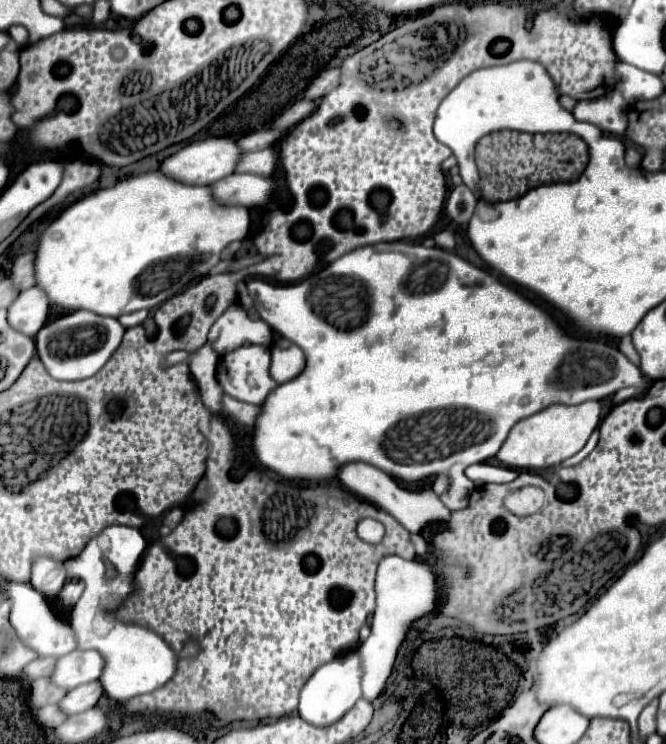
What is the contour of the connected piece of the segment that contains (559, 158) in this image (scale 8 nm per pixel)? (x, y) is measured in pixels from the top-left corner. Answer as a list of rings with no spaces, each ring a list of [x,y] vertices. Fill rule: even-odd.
[[[516,130],[486,134],[476,144],[476,166],[480,172],[480,194],[486,202],[514,200],[538,184],[574,182],[584,172],[588,148],[574,134],[526,134]]]

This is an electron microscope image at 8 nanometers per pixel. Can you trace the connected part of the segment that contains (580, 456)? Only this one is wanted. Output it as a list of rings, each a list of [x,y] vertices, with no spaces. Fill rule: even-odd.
[[[594,430],[594,434],[590,436],[590,440],[588,440],[588,444],[576,454],[576,456],[572,456],[572,458],[568,458],[568,460],[564,460],[562,462],[562,466],[576,466],[576,464],[580,464],[592,450],[594,450],[594,446],[596,446],[596,442],[598,442],[598,430]]]

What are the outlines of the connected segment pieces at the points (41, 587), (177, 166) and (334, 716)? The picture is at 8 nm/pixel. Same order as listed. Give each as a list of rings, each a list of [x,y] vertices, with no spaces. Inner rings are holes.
[[[36,558],[32,566],[32,586],[40,592],[46,594],[48,598],[56,596],[60,588],[66,582],[66,572],[60,562],[54,562],[50,558]]]
[[[206,138],[206,140],[196,140],[174,152],[172,156],[164,158],[160,162],[160,172],[166,174],[168,178],[174,178],[176,182],[182,184],[198,184],[198,186],[208,186],[228,174],[234,172],[234,166],[240,158],[240,150],[232,138]]]
[[[348,652],[340,658],[334,658],[334,662],[320,666],[320,670],[316,670],[310,680],[304,684],[302,692],[300,692],[300,716],[310,722],[312,726],[330,726],[332,722],[336,722],[338,718],[342,718],[354,704],[356,700],[362,696],[360,690],[360,660],[356,656],[356,652]]]

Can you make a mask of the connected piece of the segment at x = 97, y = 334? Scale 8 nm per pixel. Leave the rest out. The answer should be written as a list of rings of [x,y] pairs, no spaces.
[[[72,312],[42,326],[36,334],[36,352],[46,372],[56,380],[84,380],[94,376],[120,346],[124,326],[116,318],[92,312]]]

